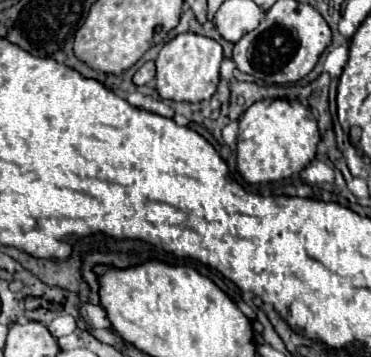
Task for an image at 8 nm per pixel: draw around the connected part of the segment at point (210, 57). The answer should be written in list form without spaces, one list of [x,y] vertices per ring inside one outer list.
[[[182,33],[168,41],[156,59],[156,91],[162,99],[168,101],[186,101],[200,103],[210,99],[220,83],[220,63],[222,63],[222,47],[210,37],[202,37],[196,33]]]

